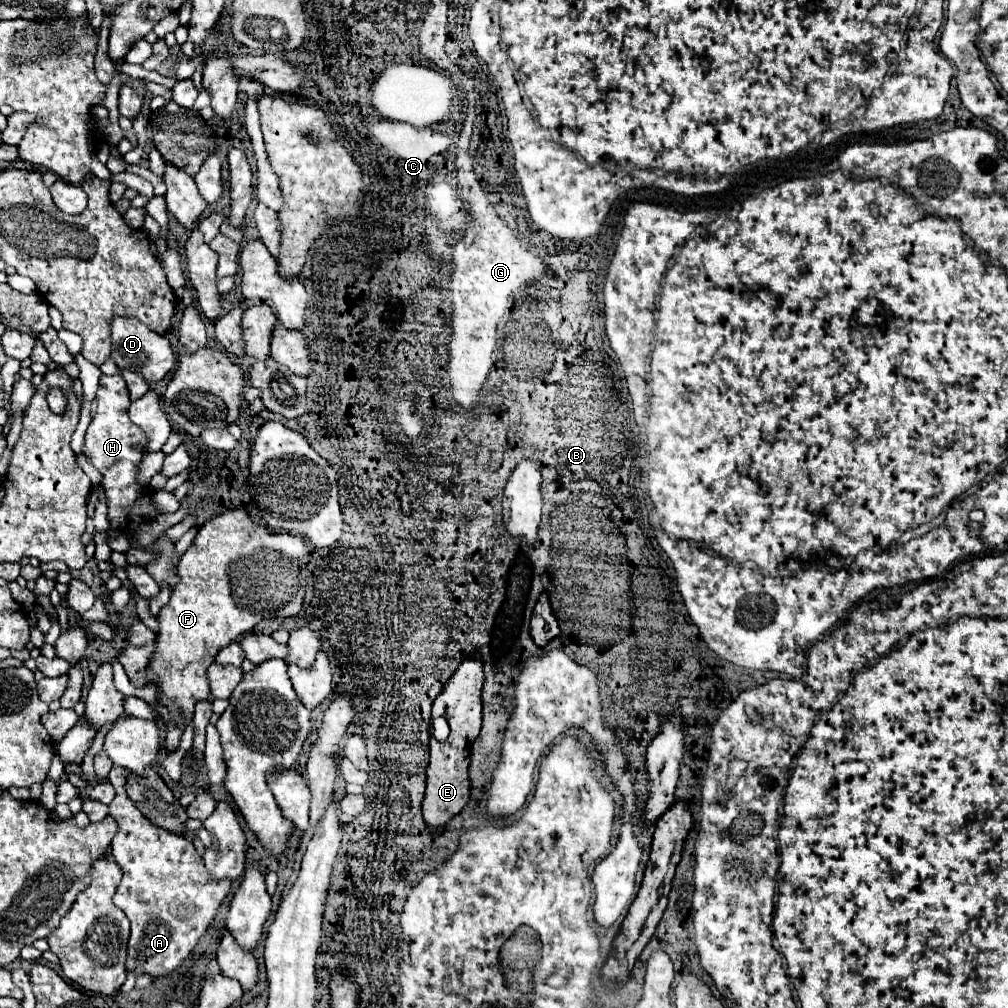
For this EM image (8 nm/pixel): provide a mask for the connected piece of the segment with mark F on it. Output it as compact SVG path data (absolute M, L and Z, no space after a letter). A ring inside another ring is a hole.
M244 508L226 510L210 518L196 534L192 546L182 554L178 564L180 582L172 598L158 616L160 634L156 652L148 666L148 676L158 688L160 702L170 710L184 730L184 716L194 714L198 700L210 698L206 668L214 654L254 630L264 618L292 618L304 608L308 586L304 578L310 550L302 536L272 532L250 520ZM162 690L162 692L160 692Z

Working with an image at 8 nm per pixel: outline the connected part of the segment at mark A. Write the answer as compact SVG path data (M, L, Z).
M118 766L108 774L108 782L116 790L116 798L108 808L110 816L118 822L112 856L124 874L114 894L114 904L130 920L126 968L136 974L146 972L152 978L160 978L190 956L202 934L214 922L220 904L230 894L232 880L212 880L190 840L154 826L128 798L124 788L128 776L130 770Z

